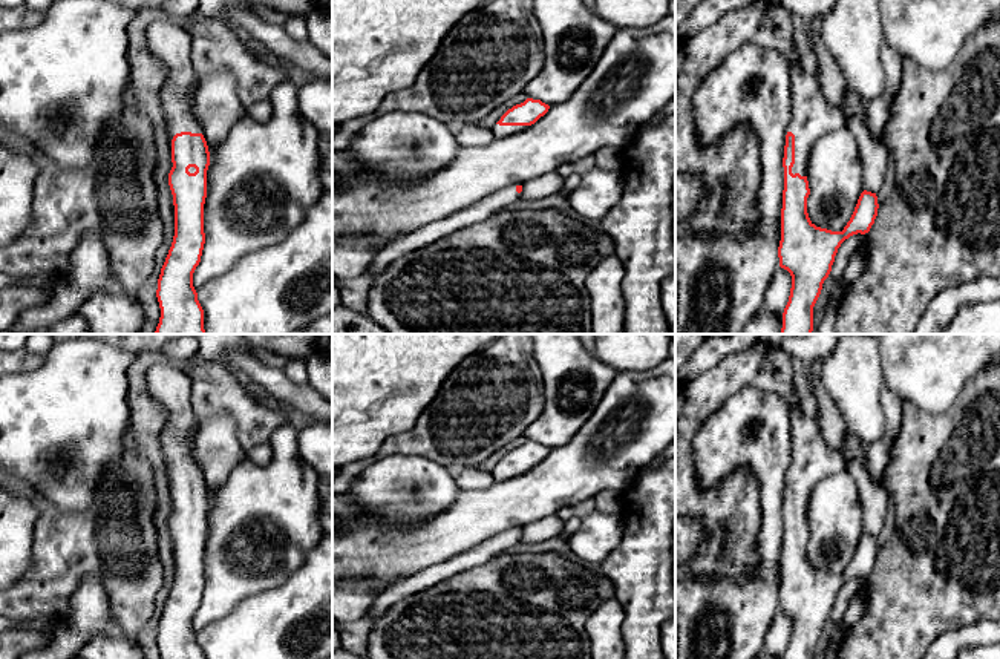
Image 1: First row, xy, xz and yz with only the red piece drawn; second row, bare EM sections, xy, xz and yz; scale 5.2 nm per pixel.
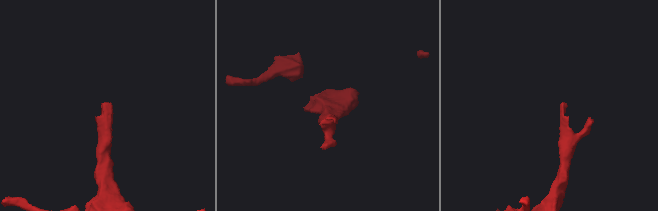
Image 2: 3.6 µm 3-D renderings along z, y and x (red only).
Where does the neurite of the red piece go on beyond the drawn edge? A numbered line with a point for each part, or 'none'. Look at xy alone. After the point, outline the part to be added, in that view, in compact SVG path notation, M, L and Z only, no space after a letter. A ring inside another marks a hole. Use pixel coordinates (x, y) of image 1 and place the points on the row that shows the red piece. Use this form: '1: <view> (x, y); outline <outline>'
1: xy (167, 40); outline M161 18L145 28L145 37L150 51L168 66L167 78L159 89L159 100L172 150L172 139L176 133L202 133L193 113L196 72L190 60L191 40L188 32L173 20Z

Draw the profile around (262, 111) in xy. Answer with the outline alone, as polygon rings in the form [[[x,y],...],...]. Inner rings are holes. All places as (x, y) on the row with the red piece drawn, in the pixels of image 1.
[[[259,101],[247,107],[247,115],[259,123],[266,123],[273,113],[274,112],[270,101]]]

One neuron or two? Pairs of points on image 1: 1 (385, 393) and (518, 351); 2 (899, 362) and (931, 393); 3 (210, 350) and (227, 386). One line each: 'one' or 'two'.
1: two
2: one
3: two

